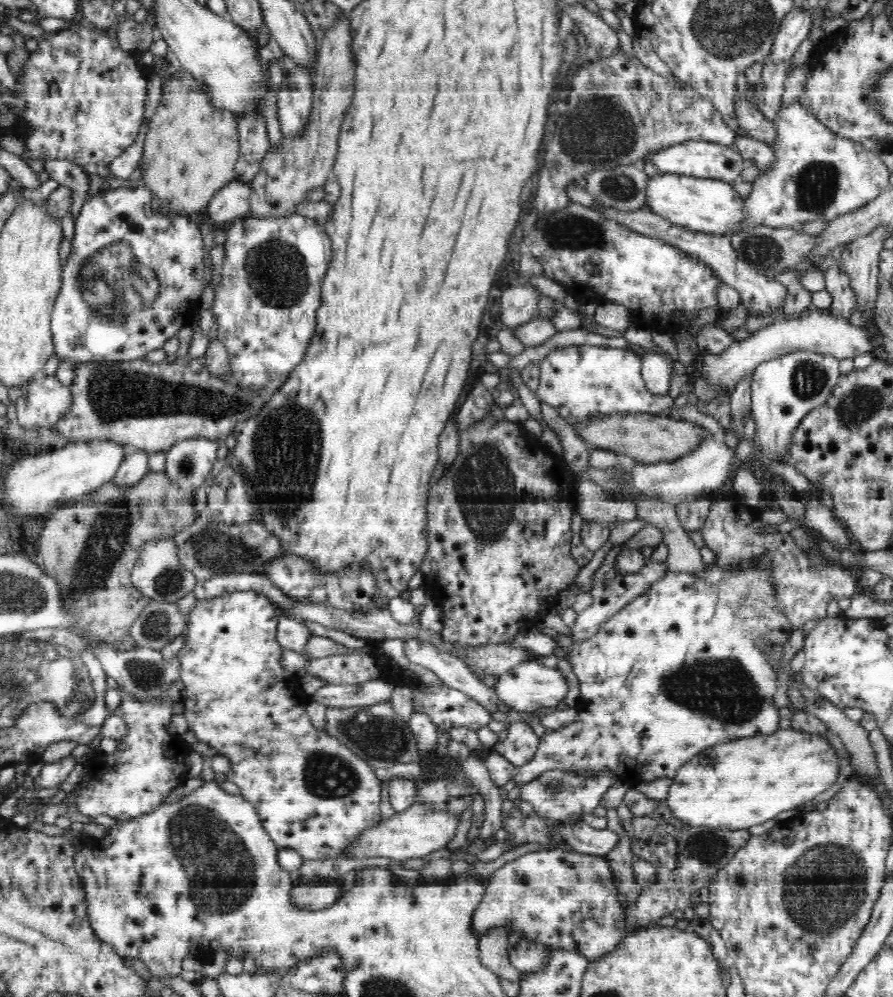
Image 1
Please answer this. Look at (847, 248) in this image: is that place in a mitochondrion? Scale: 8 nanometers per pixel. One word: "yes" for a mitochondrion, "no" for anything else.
no

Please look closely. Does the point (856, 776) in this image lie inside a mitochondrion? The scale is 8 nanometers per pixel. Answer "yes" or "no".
no

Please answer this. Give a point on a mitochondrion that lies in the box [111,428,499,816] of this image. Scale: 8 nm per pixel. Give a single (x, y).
(376, 734)

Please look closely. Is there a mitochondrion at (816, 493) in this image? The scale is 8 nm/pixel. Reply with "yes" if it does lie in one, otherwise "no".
no

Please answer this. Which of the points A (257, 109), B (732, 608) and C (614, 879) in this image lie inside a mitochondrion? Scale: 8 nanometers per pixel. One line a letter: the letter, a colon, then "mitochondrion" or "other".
A: other
B: other
C: other

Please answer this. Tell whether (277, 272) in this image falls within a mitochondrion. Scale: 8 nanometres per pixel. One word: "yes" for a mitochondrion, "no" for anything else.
yes

